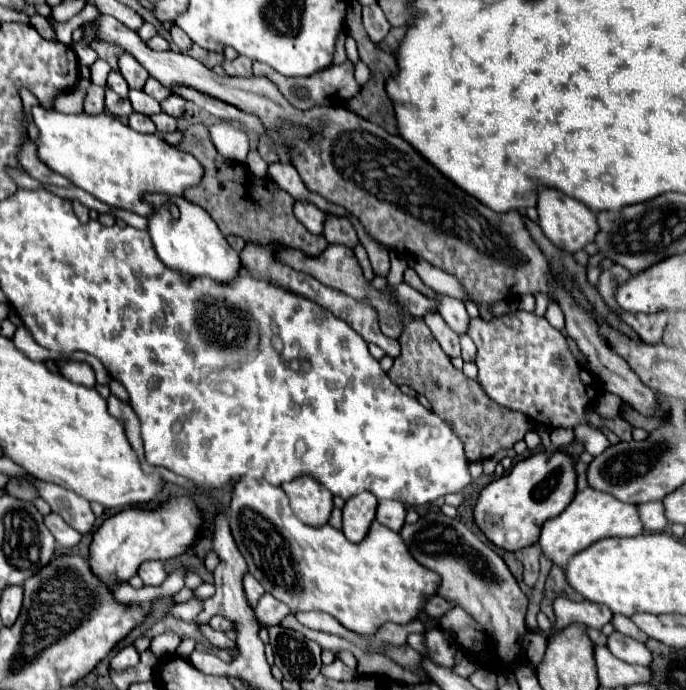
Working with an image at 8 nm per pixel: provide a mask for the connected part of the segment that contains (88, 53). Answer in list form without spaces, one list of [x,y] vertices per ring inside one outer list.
[[[78,42],[78,44],[74,44],[72,48],[74,48],[74,52],[78,54],[78,58],[80,58],[80,64],[84,64],[84,66],[90,66],[90,64],[94,64],[94,60],[98,58],[98,56],[96,56],[96,52],[94,52],[90,46],[86,46],[84,42]]]

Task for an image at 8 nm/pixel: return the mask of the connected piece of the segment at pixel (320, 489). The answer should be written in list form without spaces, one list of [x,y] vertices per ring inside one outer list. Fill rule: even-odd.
[[[300,476],[300,480],[292,480],[282,484],[282,490],[290,498],[290,506],[296,512],[296,516],[312,526],[322,526],[328,522],[330,512],[332,512],[332,494],[322,486],[312,480],[312,476]]]

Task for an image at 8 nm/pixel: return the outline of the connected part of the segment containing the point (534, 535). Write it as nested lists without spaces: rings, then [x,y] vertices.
[[[540,452],[520,460],[512,472],[490,482],[478,496],[474,520],[484,536],[502,550],[516,552],[538,542],[540,528],[548,518],[558,516],[574,498],[576,472],[572,458],[562,452]]]

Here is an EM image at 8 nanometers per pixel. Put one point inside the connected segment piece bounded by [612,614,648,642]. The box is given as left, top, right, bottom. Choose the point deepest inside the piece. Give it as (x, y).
(623, 624)

